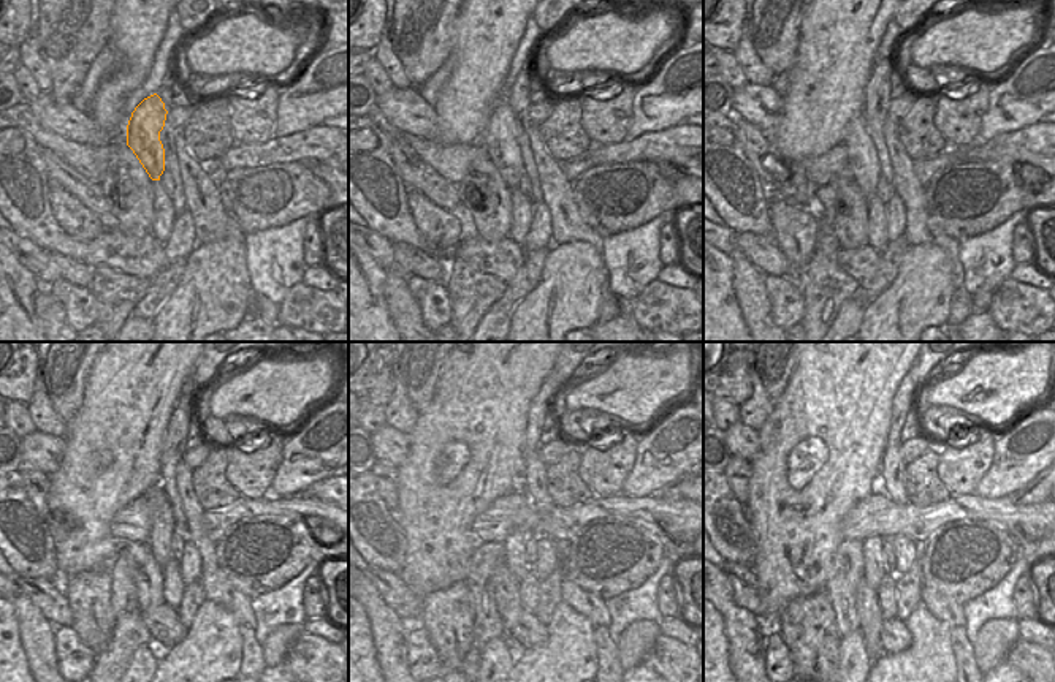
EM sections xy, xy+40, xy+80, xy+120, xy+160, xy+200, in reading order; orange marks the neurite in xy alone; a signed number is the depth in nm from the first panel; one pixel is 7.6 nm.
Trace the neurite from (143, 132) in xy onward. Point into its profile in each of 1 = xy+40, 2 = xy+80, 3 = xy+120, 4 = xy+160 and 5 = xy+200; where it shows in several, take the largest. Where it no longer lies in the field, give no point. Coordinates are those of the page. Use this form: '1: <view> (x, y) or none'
1: xy+40 (498, 140)
2: xy+80 (864, 163)
3: xy+120 (159, 540)
4: xy+160 (515, 545)
5: xy+200 (875, 568)

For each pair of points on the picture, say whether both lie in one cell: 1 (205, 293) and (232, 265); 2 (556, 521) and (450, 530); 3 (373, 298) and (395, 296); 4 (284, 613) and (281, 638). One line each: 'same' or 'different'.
1: same
2: different
3: different
4: different

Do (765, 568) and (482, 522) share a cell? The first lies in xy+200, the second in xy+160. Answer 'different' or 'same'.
different

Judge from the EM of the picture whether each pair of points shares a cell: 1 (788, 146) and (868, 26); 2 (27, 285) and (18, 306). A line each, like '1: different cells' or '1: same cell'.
1: same cell
2: same cell

